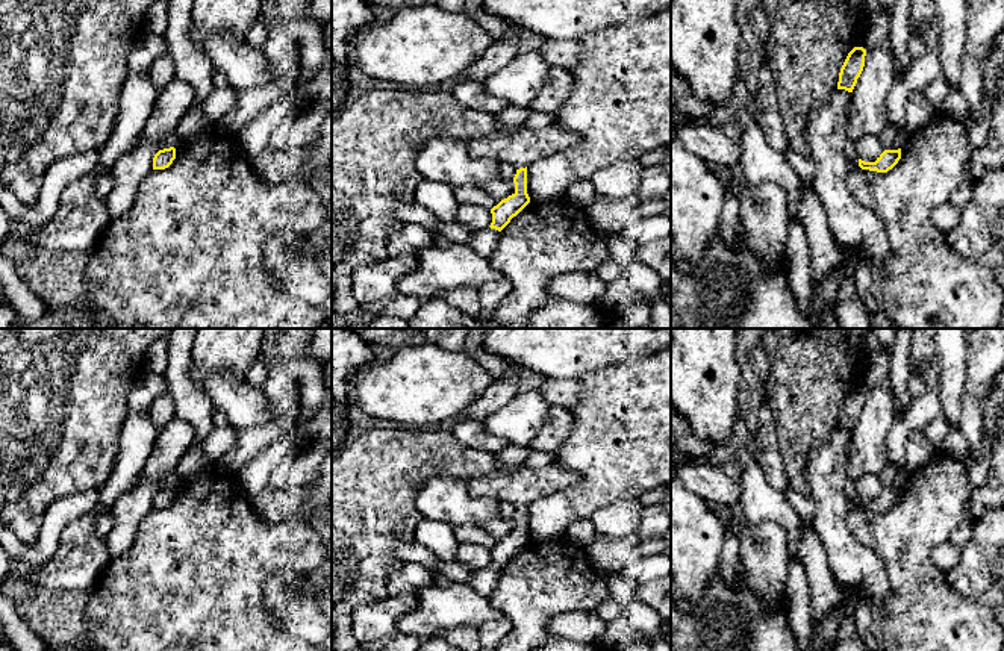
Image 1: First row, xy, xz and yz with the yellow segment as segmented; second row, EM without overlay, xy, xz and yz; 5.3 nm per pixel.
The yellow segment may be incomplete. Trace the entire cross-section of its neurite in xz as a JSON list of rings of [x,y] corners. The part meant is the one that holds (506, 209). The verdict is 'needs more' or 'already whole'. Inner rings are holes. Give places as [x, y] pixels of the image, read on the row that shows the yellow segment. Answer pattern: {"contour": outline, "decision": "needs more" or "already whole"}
{"contour": [[[527,167],[516,170],[513,183],[515,192],[491,209],[491,226],[475,232],[472,236],[471,247],[483,257],[491,257],[498,233],[530,203],[527,194]]], "decision": "needs more"}

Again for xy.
{"contour": [[[174,147],[159,150],[153,157],[153,170],[165,170],[173,164],[174,159],[176,159]]], "decision": "already whole"}

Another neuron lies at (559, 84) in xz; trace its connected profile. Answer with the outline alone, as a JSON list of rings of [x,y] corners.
[[[551,65],[545,83],[532,98],[529,107],[533,112],[556,115],[568,100],[574,88],[569,70]]]

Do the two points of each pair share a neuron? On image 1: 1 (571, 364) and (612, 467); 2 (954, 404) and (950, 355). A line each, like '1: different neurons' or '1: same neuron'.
1: different neurons
2: same neuron

